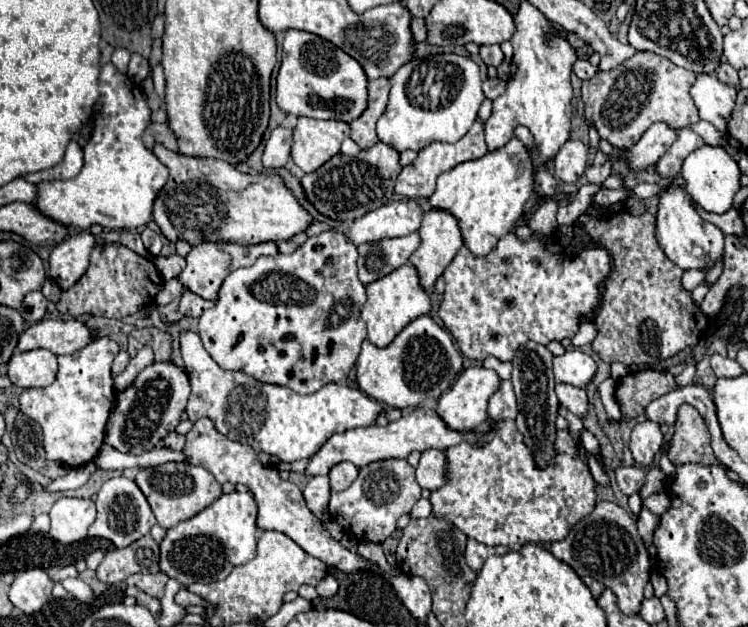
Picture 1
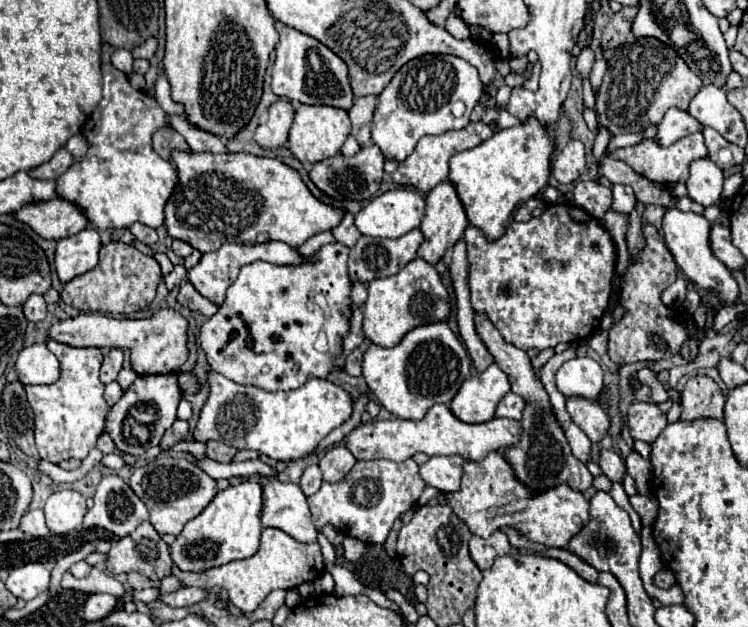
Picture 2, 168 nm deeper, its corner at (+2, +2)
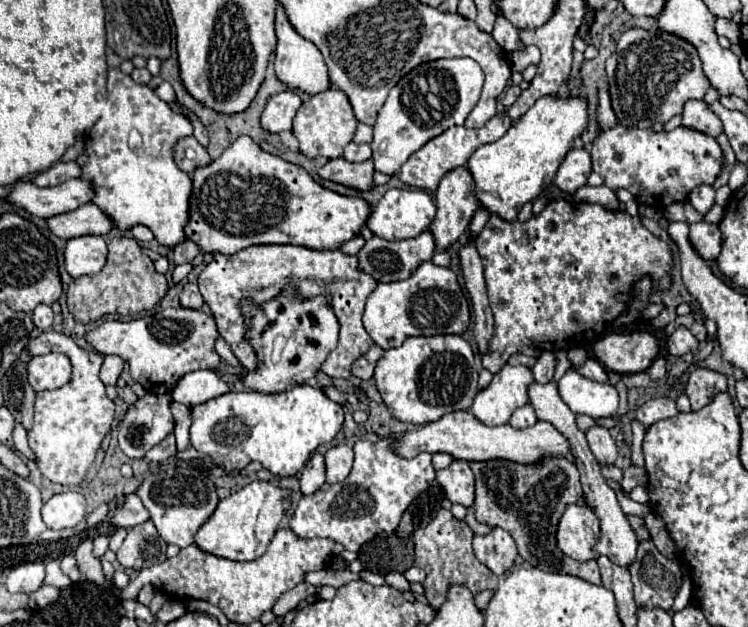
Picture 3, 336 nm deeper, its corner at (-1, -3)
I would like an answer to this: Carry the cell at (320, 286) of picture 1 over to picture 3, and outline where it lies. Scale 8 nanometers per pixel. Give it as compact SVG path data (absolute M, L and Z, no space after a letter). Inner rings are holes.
M286 286L278 296L268 302L256 304L248 298L240 302L240 312L246 322L244 338L250 342L258 356L256 370L240 374L240 382L262 394L280 394L288 388L314 378L322 362L338 344L338 318L332 310L332 298L326 294L302 300L296 286ZM282 336L284 346L274 348L274 340Z

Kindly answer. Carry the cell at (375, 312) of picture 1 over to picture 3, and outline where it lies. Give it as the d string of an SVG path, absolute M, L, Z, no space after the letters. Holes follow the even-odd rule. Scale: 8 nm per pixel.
M424 262L408 280L378 284L366 300L362 322L370 338L380 348L388 350L402 346L410 336L462 334L470 324L470 308L454 272L450 268Z

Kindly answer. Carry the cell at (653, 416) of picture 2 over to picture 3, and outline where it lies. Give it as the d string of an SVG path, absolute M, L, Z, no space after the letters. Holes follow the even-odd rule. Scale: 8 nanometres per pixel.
M652 398L648 400L646 404L642 404L634 418L644 426L644 428L650 428L654 422L660 422L660 420L666 420L666 418L674 418L678 414L676 410L676 402L670 400L670 398Z

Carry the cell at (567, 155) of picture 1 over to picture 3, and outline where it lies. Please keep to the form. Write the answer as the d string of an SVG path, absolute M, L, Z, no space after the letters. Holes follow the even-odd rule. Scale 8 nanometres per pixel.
M574 148L566 154L556 172L556 186L564 192L574 194L574 190L588 182L590 170L590 154L584 148Z

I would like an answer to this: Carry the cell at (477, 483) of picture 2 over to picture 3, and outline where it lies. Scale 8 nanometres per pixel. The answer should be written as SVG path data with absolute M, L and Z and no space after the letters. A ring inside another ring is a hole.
M568 504L556 532L558 548L574 560L592 560L592 546L598 540L600 524L586 504Z

